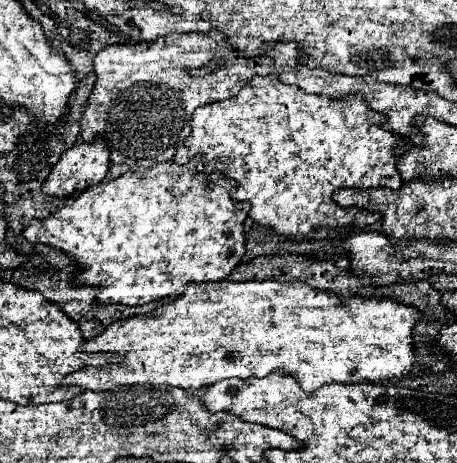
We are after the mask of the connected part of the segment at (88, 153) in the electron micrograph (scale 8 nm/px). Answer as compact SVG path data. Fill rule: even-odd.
M103 140L93 144L75 144L55 164L47 180L43 182L43 192L69 198L89 186L101 182L109 170L109 156Z

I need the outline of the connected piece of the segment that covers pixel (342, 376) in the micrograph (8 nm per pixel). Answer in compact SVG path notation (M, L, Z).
M265 280L265 282L231 282L225 288L217 288L217 290L207 290L207 288L195 288L190 285L185 294L181 294L177 300L163 304L155 310L139 315L113 322L103 334L95 336L93 340L85 342L83 348L85 350L93 350L93 352L115 352L121 354L125 360L121 364L113 364L113 366L105 366L105 368L83 368L73 372L71 376L65 376L65 384L69 386L81 386L93 392L105 392L107 388L115 388L115 386L131 386L131 384L151 384L151 386L179 386L179 388L207 388L215 382L227 380L227 378L249 378L249 376L257 376L263 378L271 372L285 372L289 376L295 376L295 380L301 384L303 390L313 392L315 388L321 388L323 384L359 384L359 382L387 382L387 380L401 380L407 378L415 366L415 350L413 350L413 326L419 322L419 312L411 306L393 302L391 298L361 298L361 296L353 296L347 300L347 304L341 304L341 298L335 294L327 294L327 292L319 292L303 282L273 282L273 280Z

